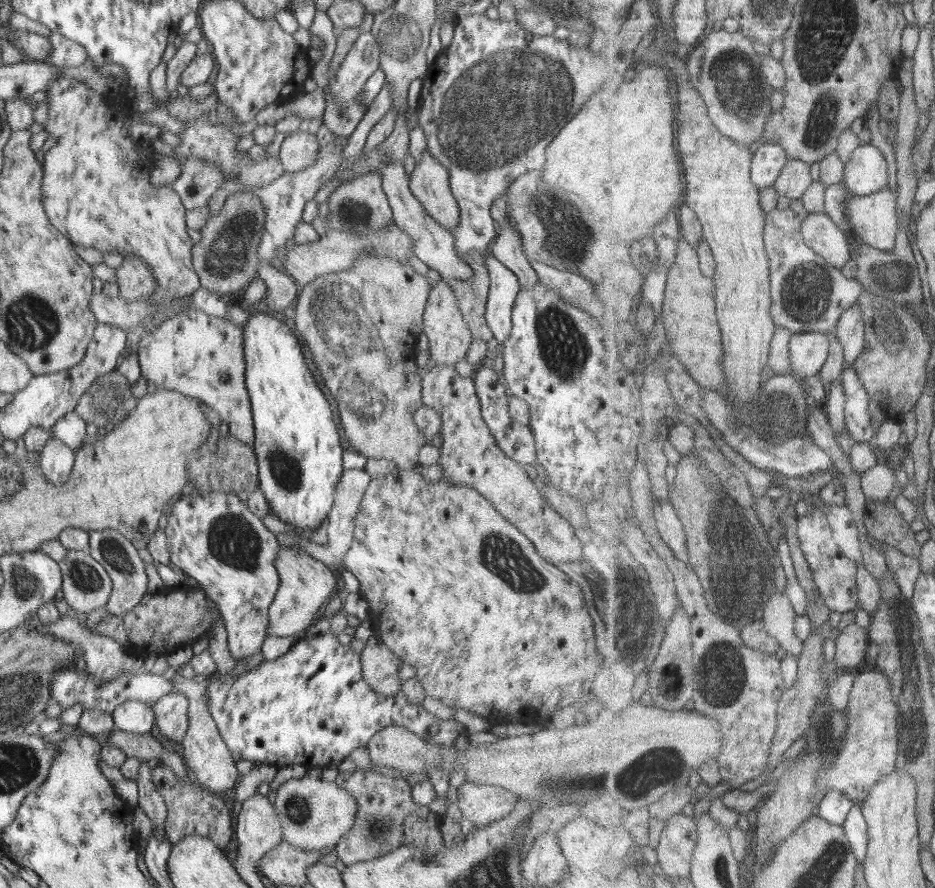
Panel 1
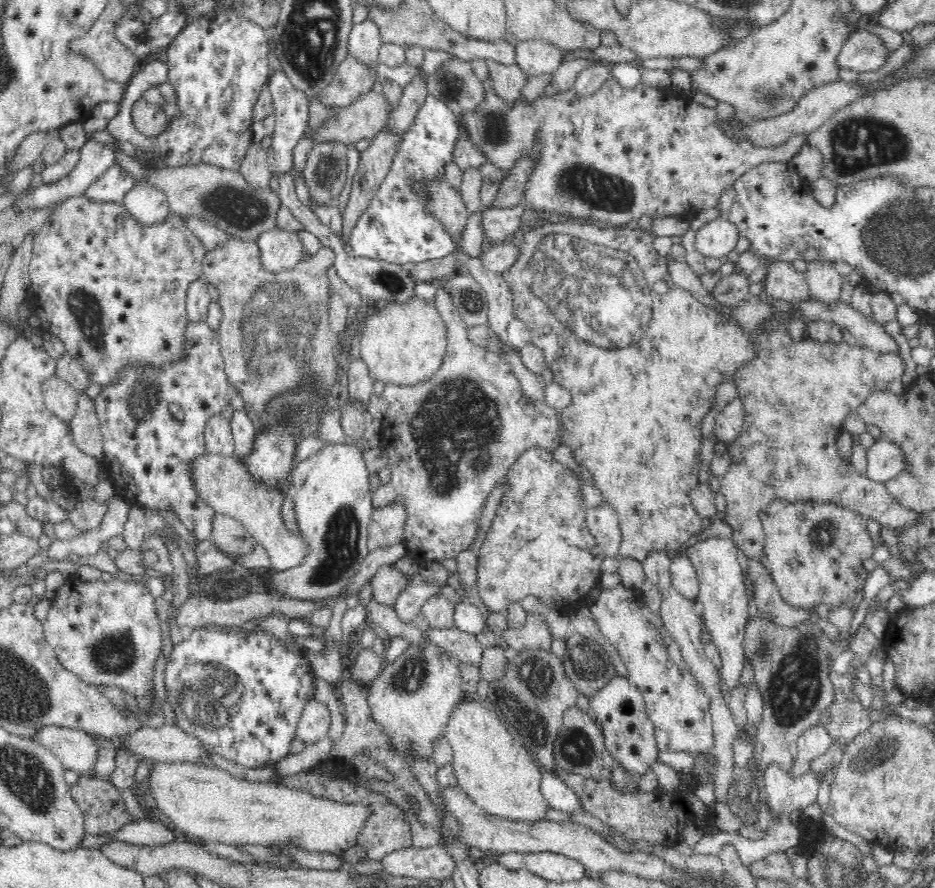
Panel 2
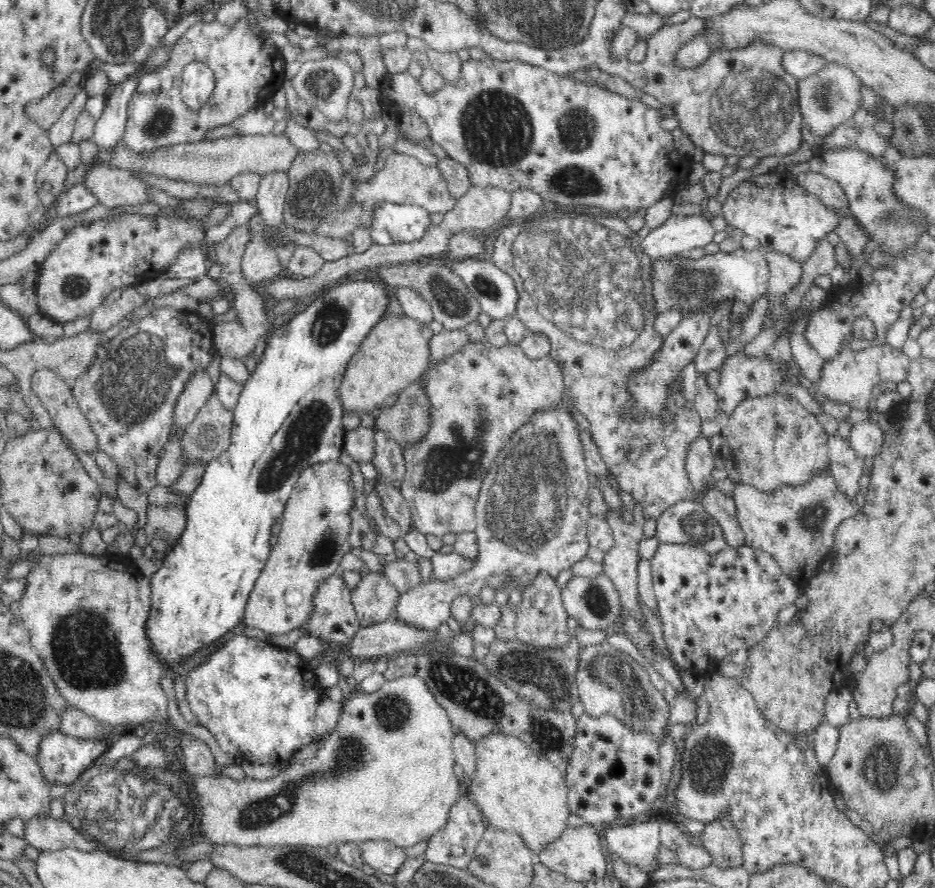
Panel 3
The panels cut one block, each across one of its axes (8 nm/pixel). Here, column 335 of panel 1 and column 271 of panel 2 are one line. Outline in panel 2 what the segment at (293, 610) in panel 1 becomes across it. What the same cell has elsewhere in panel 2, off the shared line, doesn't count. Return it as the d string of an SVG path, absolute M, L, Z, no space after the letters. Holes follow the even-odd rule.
M350 442L326 444L322 450L296 464L289 484L287 497L294 503L296 522L300 529L299 536L308 543L308 549L305 559L299 565L271 571L266 579L265 589L278 598L326 601L338 596L342 588L354 580L358 568L370 552L367 548L367 530L374 509L363 451Z

